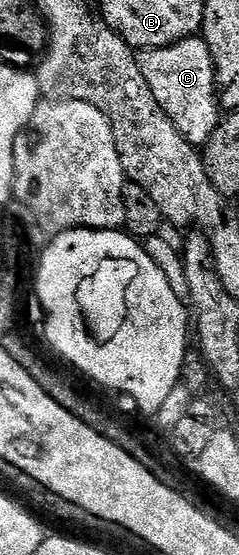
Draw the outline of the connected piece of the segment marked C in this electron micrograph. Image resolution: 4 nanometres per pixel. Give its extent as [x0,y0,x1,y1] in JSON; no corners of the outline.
[140,37,220,148]

